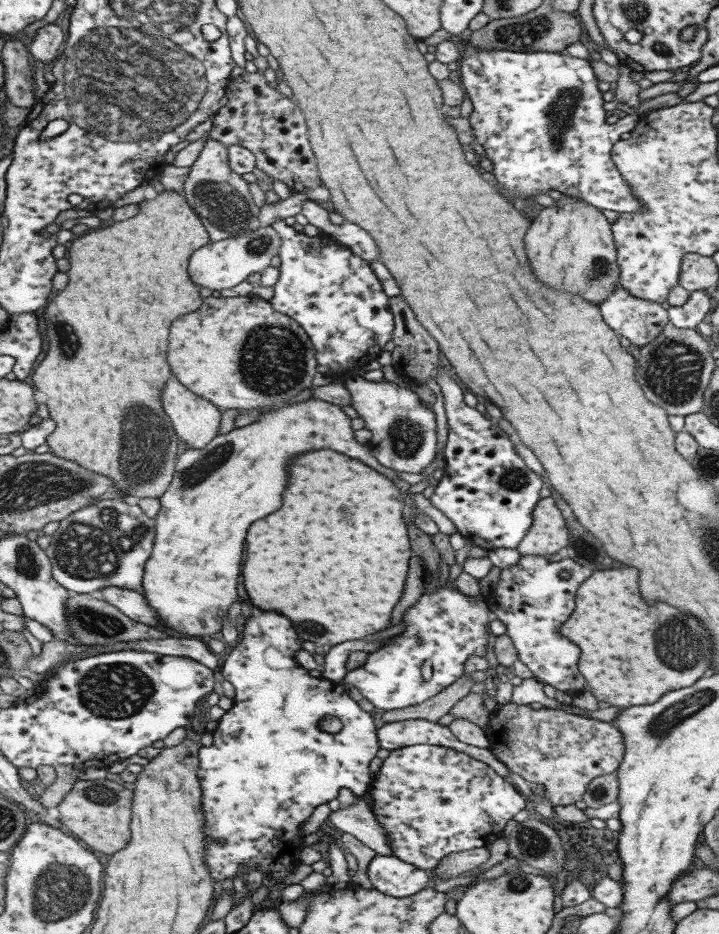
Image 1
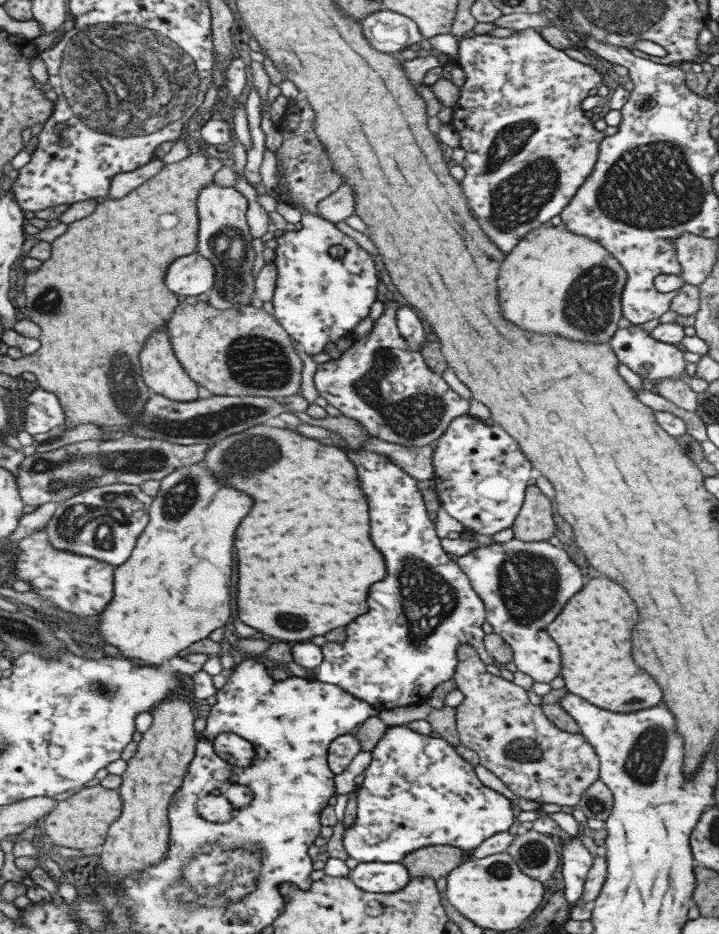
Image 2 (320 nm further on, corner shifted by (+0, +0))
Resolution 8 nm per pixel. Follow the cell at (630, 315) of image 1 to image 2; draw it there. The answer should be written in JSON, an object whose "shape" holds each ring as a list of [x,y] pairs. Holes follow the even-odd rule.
{"shape":[[[635,324],[617,329],[607,343],[618,362],[627,366],[631,372],[634,372],[643,380],[659,382],[664,378],[680,378],[686,373],[687,378],[689,377],[688,371],[690,371],[690,368],[686,360],[683,359],[682,352],[675,347],[675,344],[655,340],[649,332],[639,329]]]}

